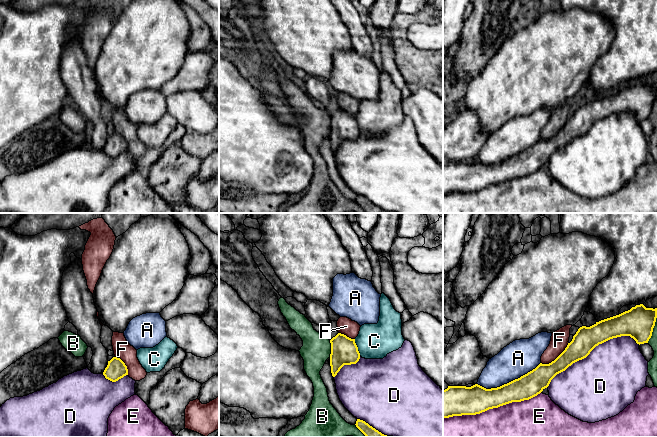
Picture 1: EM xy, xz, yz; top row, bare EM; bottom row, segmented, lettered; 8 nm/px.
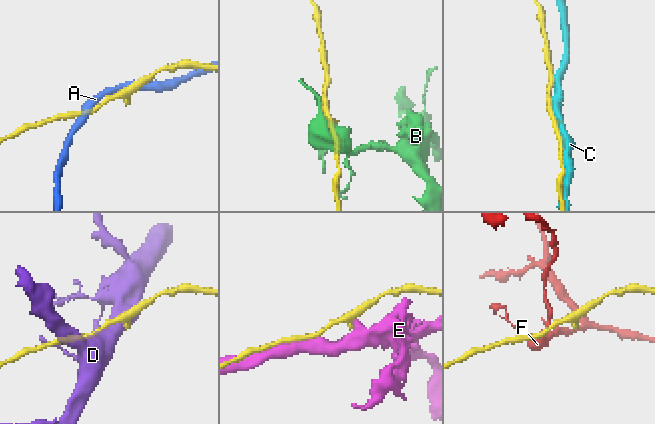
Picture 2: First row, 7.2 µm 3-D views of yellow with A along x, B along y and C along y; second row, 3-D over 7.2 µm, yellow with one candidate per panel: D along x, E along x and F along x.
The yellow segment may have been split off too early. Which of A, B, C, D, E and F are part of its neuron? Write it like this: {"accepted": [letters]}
{"accepted": []}

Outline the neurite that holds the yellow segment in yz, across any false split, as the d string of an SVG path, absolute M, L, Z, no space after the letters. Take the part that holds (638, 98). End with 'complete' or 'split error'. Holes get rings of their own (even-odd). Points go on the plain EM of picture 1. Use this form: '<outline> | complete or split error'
M636 81L590 103L580 103L554 137L549 140L540 139L532 147L507 160L491 165L478 160L471 163L448 162L443 166L443 195L476 191L512 178L529 176L547 164L557 150L586 134L599 120L621 112L630 112L639 121L648 119L656 94L657 84Z | complete

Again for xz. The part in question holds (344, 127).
M338 109L330 116L330 119L331 149L335 153L344 141L356 140L360 135L360 129L355 115L351 115L344 110Z | complete

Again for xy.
M113 133L110 137L108 137L108 141L103 148L103 151L106 155L116 158L128 151L128 145L120 134Z | complete

